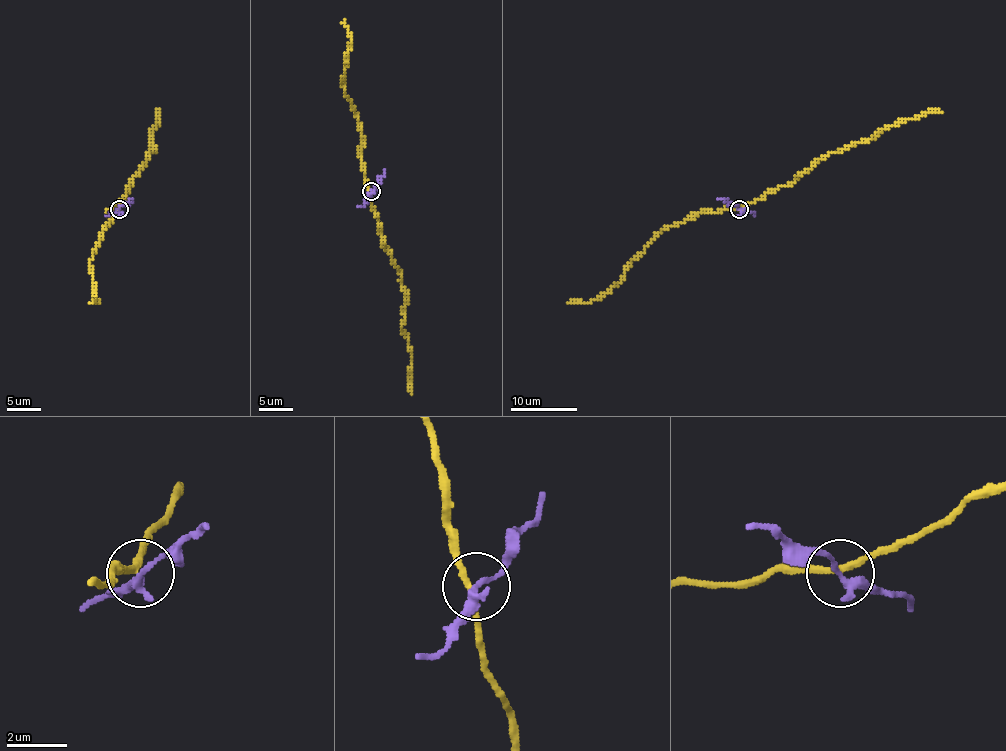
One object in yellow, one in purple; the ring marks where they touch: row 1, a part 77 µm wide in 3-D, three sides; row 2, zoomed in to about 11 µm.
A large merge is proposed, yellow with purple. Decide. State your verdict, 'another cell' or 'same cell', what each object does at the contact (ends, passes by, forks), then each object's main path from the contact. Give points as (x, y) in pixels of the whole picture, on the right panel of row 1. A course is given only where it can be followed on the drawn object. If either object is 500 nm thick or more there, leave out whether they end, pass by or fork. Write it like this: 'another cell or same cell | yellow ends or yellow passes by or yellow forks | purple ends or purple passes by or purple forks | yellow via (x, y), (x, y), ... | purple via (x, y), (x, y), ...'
another cell | yellow passes by | purple passes by | yellow via (739, 208), (794, 181), (822, 158), (867, 141), (931, 110), (941, 111) | purple via (739, 208), (719, 198)

